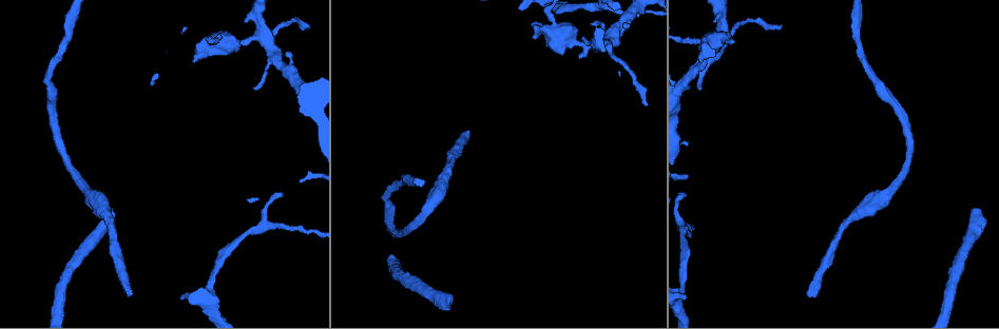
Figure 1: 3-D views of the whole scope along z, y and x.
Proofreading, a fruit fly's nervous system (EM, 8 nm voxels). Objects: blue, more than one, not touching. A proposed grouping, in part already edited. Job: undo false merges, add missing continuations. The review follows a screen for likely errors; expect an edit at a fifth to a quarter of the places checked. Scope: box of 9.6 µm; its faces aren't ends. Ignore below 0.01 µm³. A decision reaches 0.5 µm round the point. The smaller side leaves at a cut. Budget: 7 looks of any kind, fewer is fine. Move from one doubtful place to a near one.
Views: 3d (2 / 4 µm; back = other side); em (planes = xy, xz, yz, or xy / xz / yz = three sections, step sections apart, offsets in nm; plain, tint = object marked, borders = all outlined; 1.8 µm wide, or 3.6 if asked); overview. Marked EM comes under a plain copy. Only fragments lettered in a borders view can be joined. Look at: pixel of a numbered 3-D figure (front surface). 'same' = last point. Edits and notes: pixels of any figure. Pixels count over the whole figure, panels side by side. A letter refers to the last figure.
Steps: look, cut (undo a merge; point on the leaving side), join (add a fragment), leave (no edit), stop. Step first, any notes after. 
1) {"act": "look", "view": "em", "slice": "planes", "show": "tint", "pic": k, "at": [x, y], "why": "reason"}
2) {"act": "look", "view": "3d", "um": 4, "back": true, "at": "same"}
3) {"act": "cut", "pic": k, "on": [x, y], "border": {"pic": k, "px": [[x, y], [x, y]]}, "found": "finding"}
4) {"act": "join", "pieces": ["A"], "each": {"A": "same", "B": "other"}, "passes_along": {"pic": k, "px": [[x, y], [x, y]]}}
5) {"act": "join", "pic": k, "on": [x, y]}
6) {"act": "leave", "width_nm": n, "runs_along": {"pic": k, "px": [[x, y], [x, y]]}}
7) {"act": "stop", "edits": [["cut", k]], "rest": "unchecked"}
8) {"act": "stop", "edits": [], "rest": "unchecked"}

{"act": "look", "view": "3d", "um": 4, "pic": 1, "at": [281, 195], "why": "branch stops here"}

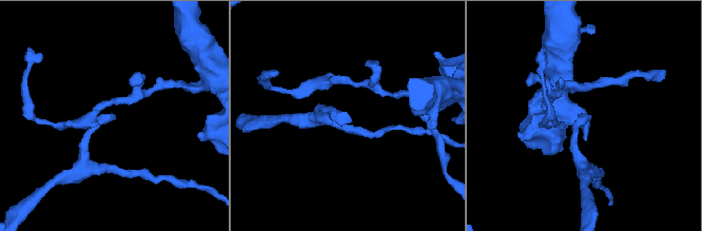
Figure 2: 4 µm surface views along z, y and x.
{"act": "look", "view": "em", "slice": "planes", "show": "borders", "pic": 2, "at": [112, 117]}

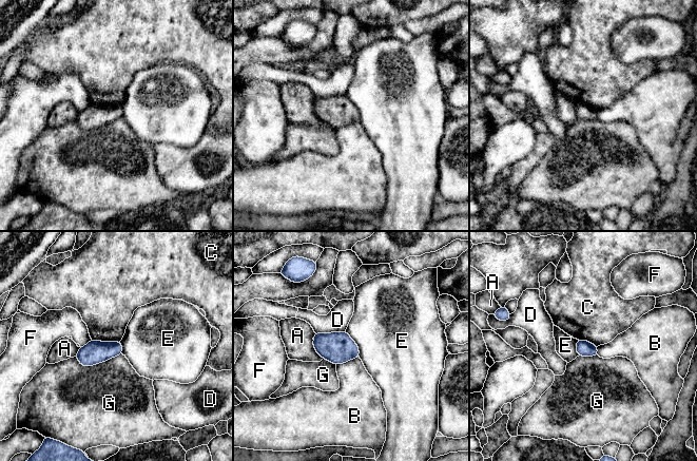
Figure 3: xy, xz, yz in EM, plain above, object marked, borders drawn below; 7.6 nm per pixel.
{"act": "leave", "width_nm": 120, "each": {"A": "other", "B": "other", "C": "other", "D": "other", "E": "other", "F": "other", "G": "other"}, "found": "none of them fits"}

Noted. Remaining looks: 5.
{"act": "look", "view": "em", "slice": "planes", "show": "borders", "pic": 1, "at": [131, 293], "why": "an open end"}

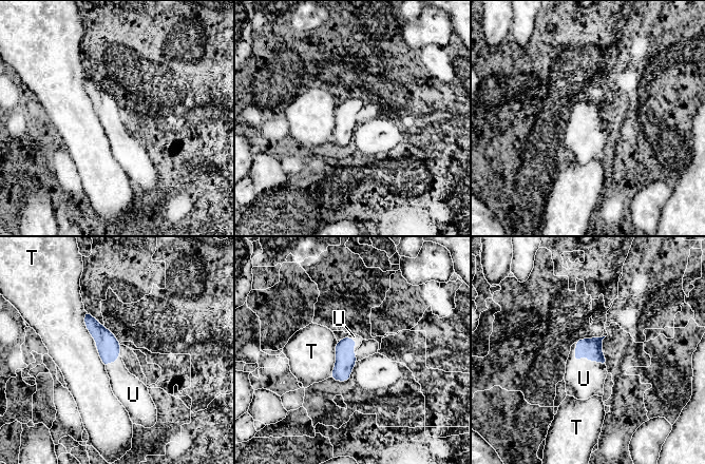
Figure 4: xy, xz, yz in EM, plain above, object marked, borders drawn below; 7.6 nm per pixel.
{"act": "join", "pic": 4, "on": [584, 379], "each": {"T": "other", "U": "same"}, "passes_along": {"pic": 4, "px": [[590, 348], [582, 356], [584, 379]]}, "found": "it goes on there"}

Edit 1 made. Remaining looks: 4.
{"act": "look", "view": "overview", "why": "see it whole again"}

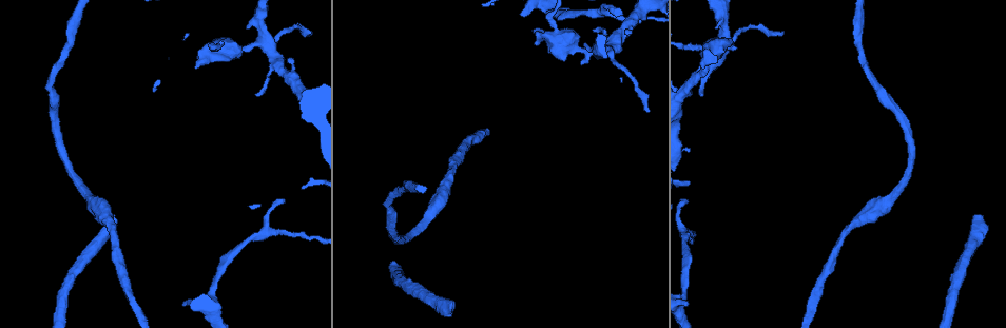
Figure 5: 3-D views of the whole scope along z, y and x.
{"act": "look", "view": "3d", "um": 4, "pic": 5, "at": [265, 43], "why": "a narrow waist"}

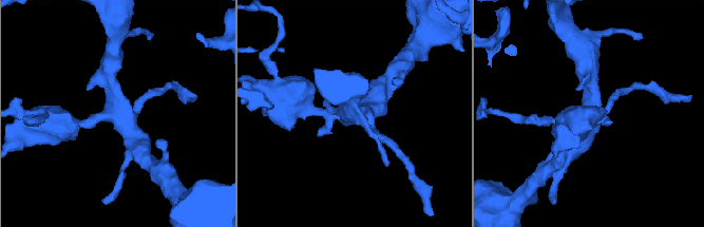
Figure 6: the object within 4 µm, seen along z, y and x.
{"act": "look", "view": "em", "slice": "xy", "step": 4, "show": "borders", "pic": 6, "at": [115, 113], "arms": 4, "why": "need the tissue"}

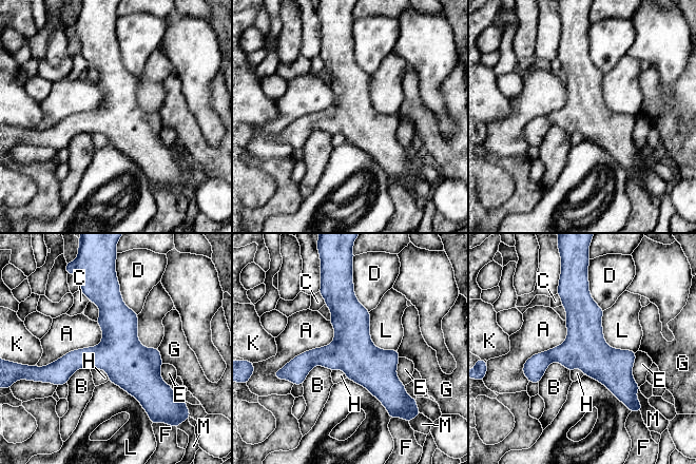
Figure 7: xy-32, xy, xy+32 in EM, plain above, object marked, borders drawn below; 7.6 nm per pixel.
{"act": "leave", "longest_contact_nm": ["A", 550], "each": {"A": "other", "B": "other", "C": "other", "D": "other", "E": "other", "F": "other", "G": "other", "H": "other", "K": "other", "L": "other", "M": "other"}, "runs_along": {"pic": 7, "px": [[110, 288], [146, 405]]}, "found": "all the same neuron"}

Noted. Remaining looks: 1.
{"act": "stop", "edits": [["join", 4]], "rest": "unchecked"}

